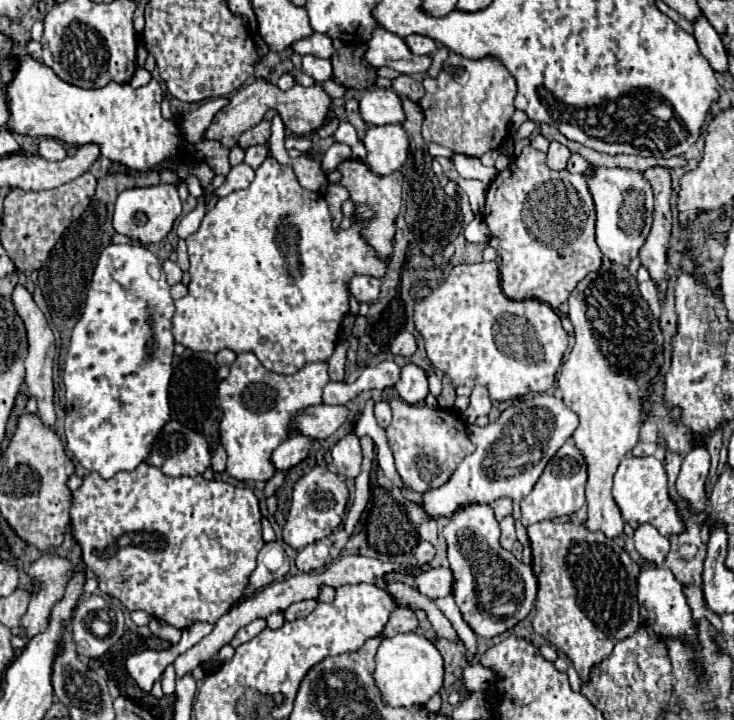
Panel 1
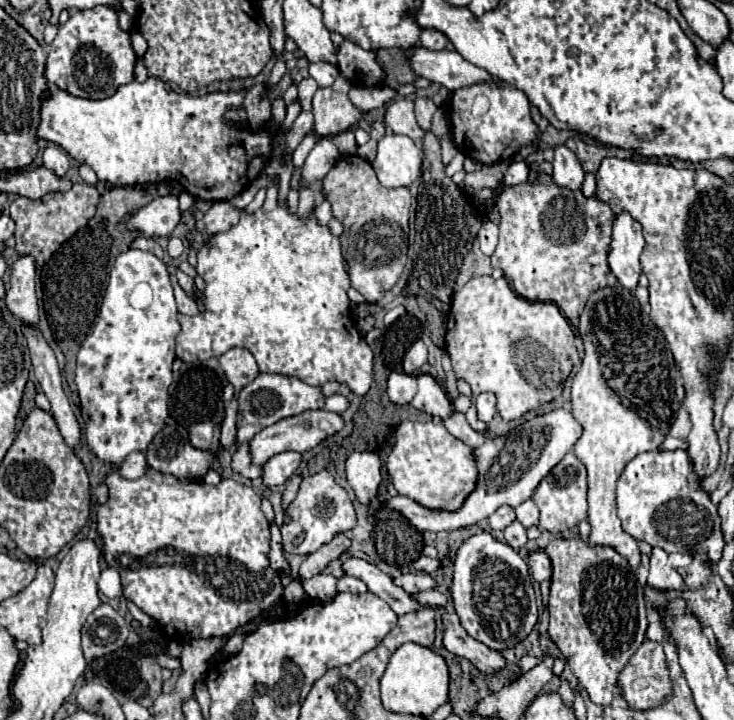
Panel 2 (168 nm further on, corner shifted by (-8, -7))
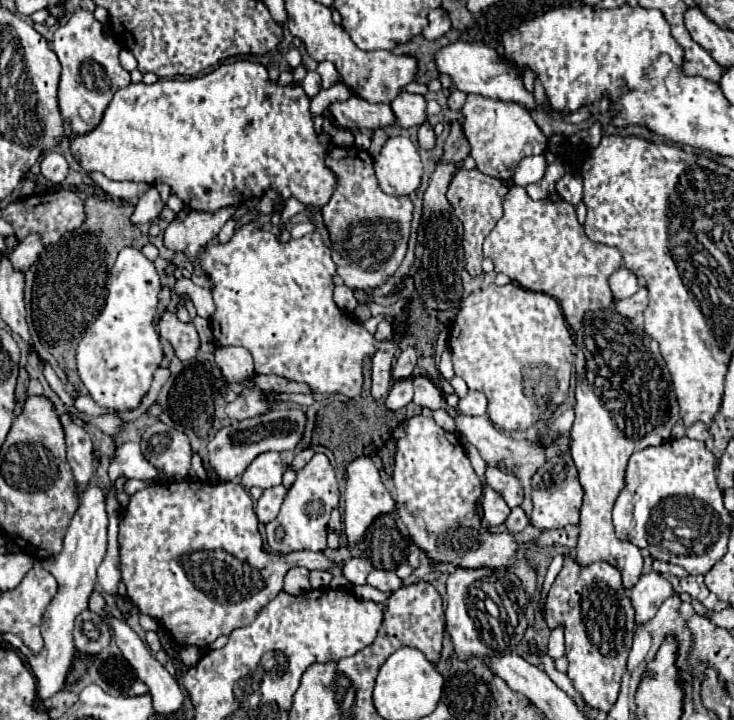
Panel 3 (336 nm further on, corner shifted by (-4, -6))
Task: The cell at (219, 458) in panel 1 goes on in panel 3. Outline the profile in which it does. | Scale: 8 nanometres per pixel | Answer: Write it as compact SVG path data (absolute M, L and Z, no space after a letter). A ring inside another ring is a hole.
M240 346L216 348L214 362L230 386L242 384L254 376L254 360L246 348Z

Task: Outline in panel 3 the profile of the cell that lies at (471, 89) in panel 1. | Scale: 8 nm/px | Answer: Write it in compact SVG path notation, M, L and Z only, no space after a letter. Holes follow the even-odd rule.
M468 94L466 104L462 108L462 130L470 142L470 156L476 160L478 170L482 174L502 180L512 178L512 166L516 166L522 158L544 154L548 146L548 138L536 126L526 106L518 102L484 98L480 94Z

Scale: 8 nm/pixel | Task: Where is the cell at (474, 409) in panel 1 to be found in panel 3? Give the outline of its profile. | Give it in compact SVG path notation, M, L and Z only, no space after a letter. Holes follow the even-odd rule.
M468 392L468 396L460 400L458 410L468 414L468 416L486 416L488 400L482 392Z

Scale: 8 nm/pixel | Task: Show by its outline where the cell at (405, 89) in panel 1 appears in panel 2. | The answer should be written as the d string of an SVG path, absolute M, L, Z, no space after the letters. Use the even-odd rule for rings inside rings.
M416 97L416 119L418 119L418 125L426 131L426 129L430 129L430 125L432 125L432 115L434 115L434 111L436 111L436 105L434 105L434 101L432 99L428 99L428 97Z

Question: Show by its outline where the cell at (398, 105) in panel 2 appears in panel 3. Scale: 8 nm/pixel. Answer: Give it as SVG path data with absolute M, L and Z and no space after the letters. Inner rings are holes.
M402 92L392 100L392 110L396 116L396 124L400 128L410 128L422 124L426 120L426 100L418 94Z

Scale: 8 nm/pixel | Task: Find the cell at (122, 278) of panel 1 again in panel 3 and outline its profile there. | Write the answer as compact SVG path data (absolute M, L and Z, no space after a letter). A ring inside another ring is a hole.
M122 248L108 276L106 306L78 344L78 376L92 400L112 416L140 406L164 358L162 342L154 326L160 290L160 276L154 262L138 248Z

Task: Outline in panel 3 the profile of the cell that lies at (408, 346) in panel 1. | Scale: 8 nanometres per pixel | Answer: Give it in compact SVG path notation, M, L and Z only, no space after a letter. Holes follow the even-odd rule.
M406 348L398 354L394 366L392 366L392 376L394 380L398 378L410 378L412 376L412 370L416 366L416 360L418 360L418 354L414 348Z

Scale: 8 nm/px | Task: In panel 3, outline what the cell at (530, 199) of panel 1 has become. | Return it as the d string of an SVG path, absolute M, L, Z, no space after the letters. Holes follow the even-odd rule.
M512 186L504 196L504 216L498 220L494 230L484 242L484 256L494 262L494 270L506 274L512 282L520 284L532 292L544 292L558 300L566 322L578 330L582 326L582 316L590 308L610 306L614 296L608 286L608 276L622 262L618 248L608 244L592 242L584 234L584 226L576 218L576 206L564 200L532 200L522 186Z

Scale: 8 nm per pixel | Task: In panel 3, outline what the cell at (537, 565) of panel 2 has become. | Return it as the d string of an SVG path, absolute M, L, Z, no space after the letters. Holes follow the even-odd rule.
M414 416L404 424L404 436L396 442L394 486L398 518L432 560L450 562L462 568L500 568L516 554L518 544L512 534L486 534L480 526L476 502L482 496L482 482L456 438L442 430L432 418ZM466 528L470 532L456 532Z

